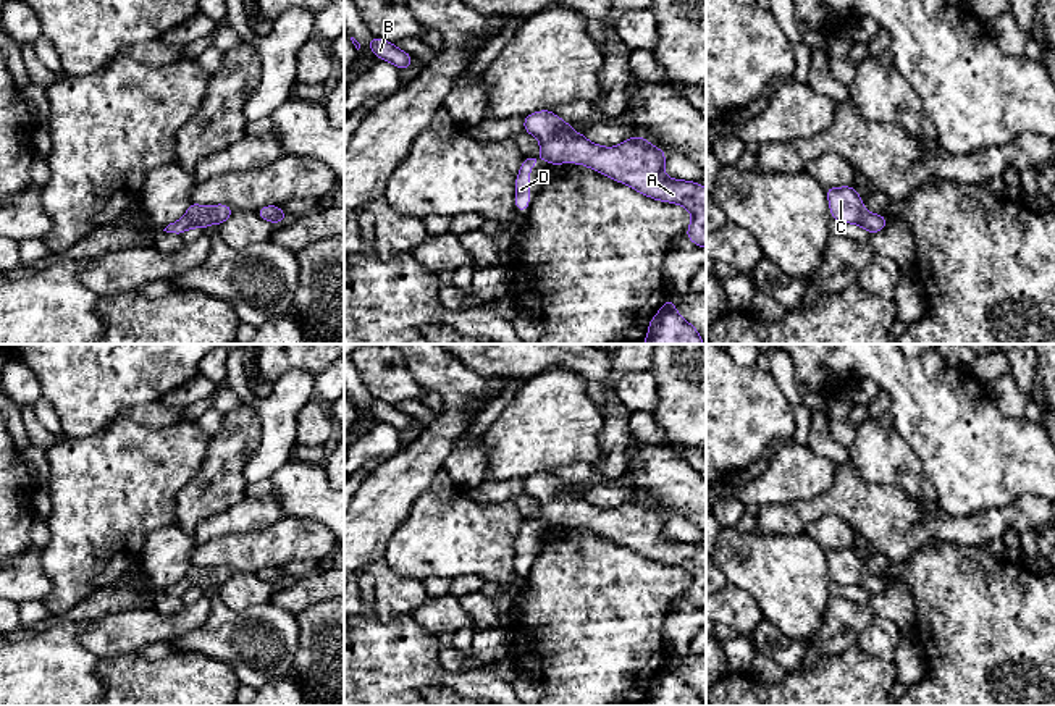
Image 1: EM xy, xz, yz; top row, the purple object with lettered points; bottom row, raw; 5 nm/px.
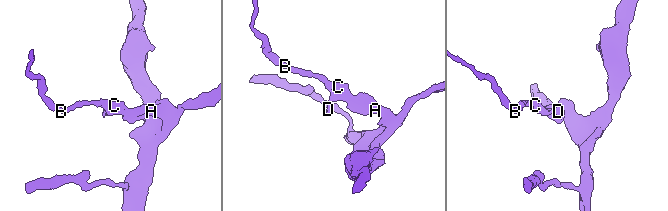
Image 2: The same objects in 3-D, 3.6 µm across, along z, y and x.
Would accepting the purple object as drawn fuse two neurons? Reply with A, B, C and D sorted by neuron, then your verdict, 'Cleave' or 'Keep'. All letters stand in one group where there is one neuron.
Groups: A B C D. Keep

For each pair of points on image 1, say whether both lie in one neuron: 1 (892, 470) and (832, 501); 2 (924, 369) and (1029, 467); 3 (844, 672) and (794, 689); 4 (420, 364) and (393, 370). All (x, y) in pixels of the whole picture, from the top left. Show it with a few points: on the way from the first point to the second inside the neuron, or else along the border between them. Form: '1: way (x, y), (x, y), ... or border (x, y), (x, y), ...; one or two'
1: border (849, 449), (866, 480), (905, 493); two
2: way (950, 395), (1004, 448); one
3: way (831, 685), (828, 689), (807, 689); one
4: border (404, 361), (412, 377), (427, 388); two

